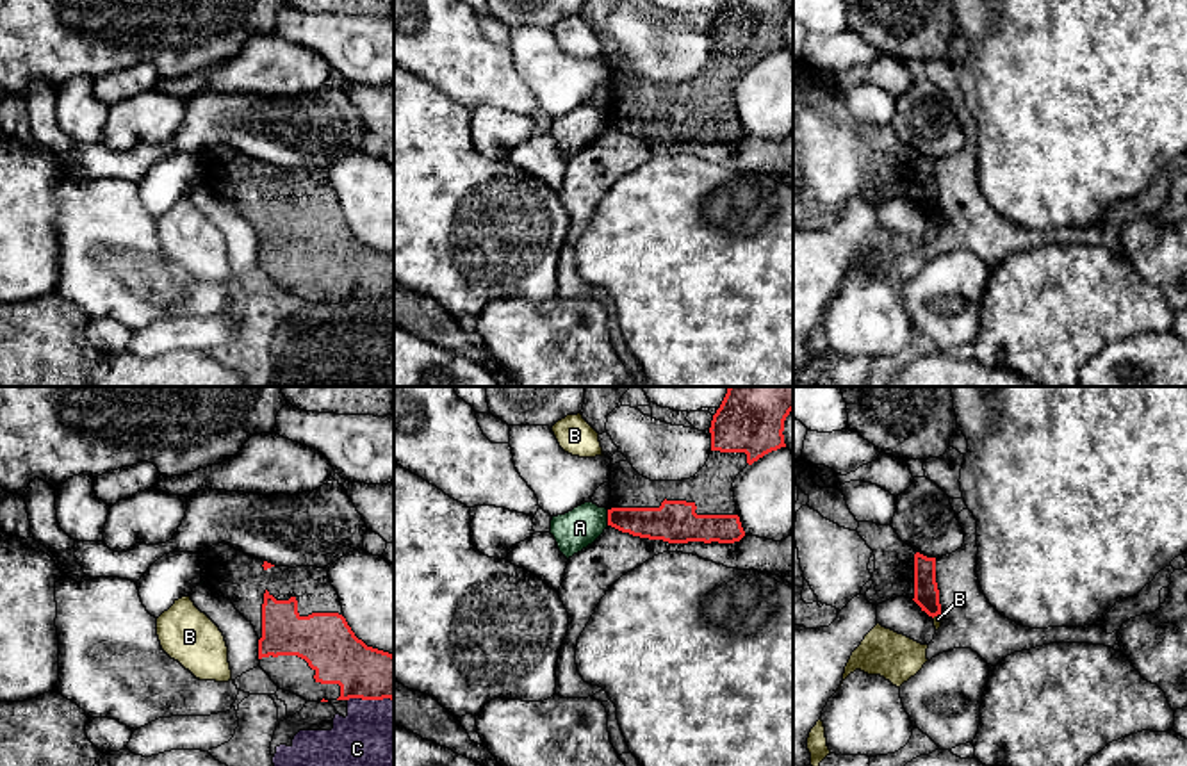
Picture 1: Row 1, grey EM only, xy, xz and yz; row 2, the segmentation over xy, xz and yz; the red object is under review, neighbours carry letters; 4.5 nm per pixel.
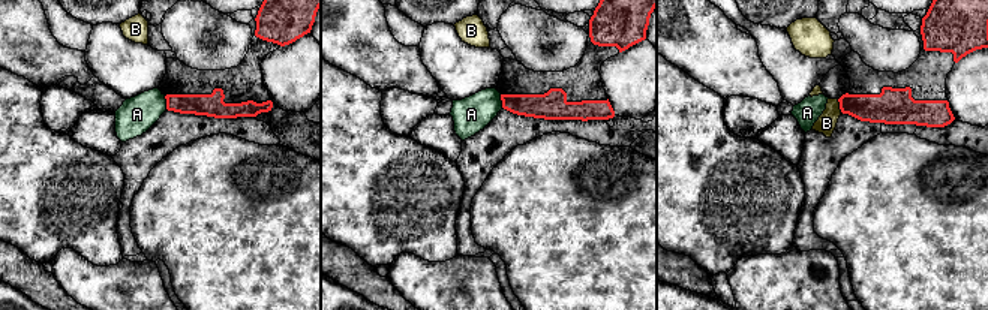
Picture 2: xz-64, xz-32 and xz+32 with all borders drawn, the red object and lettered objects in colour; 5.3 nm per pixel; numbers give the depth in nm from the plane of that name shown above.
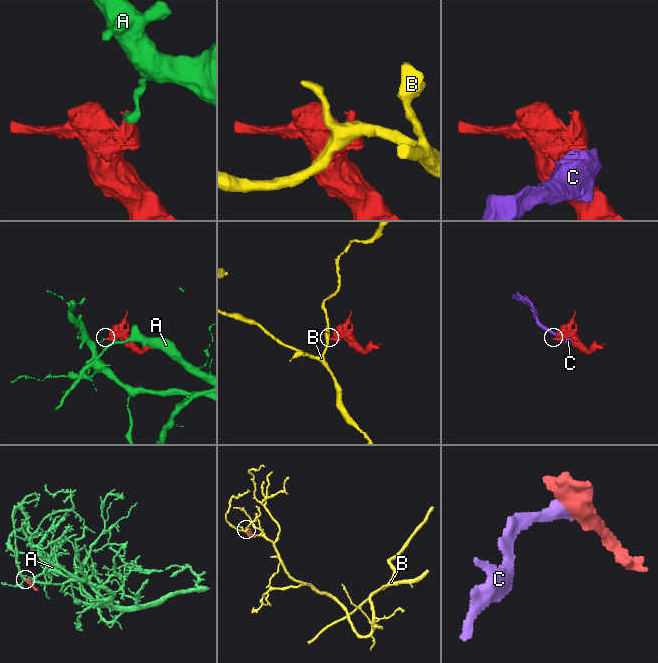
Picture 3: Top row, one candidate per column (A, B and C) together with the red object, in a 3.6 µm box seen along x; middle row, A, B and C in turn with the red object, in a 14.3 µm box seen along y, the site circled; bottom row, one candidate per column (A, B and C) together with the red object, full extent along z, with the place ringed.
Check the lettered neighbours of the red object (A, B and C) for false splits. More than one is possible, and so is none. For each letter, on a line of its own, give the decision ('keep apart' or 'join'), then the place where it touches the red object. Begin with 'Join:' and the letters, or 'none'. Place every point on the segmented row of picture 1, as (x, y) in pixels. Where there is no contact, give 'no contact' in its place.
Join: none
A: keep apart; meets red in xz at (608, 517)
B: keep apart; meets red in yz at (936, 615)
C: keep apart; meets red in xy at (369, 699)

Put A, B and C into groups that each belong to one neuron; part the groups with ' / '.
A / B / C

